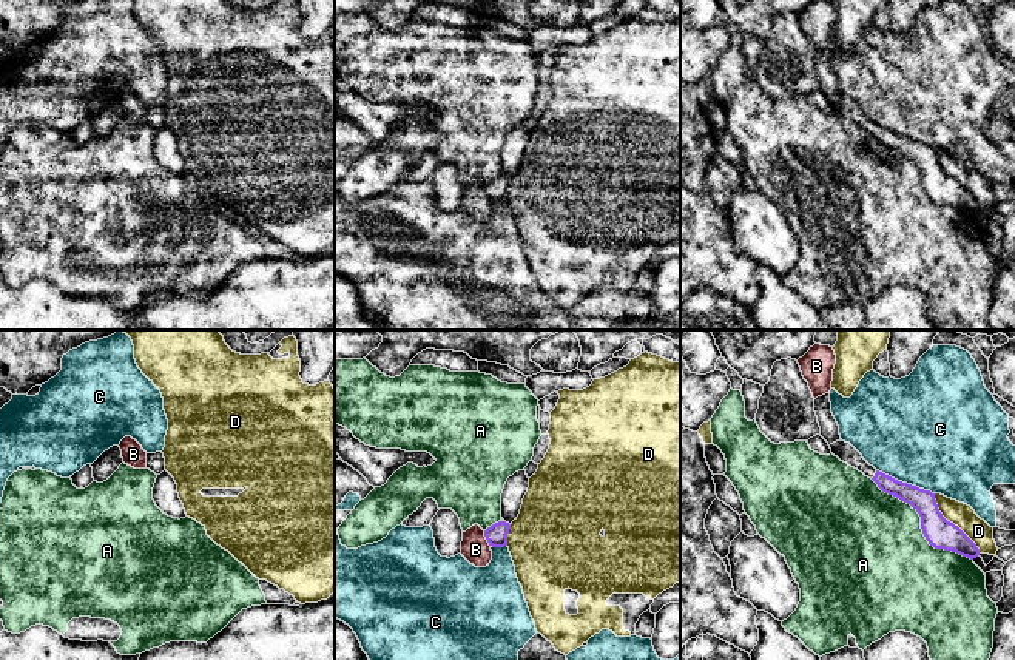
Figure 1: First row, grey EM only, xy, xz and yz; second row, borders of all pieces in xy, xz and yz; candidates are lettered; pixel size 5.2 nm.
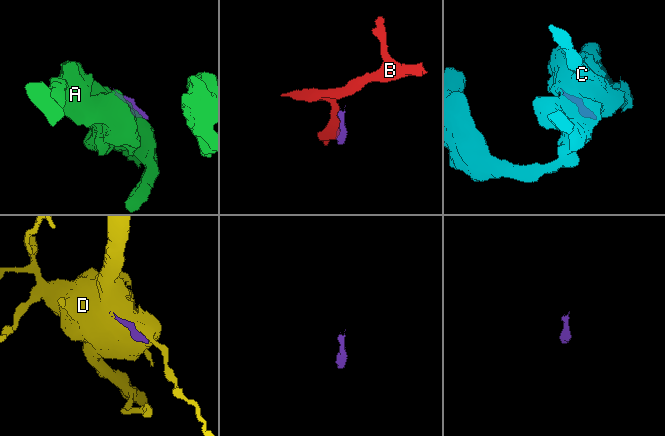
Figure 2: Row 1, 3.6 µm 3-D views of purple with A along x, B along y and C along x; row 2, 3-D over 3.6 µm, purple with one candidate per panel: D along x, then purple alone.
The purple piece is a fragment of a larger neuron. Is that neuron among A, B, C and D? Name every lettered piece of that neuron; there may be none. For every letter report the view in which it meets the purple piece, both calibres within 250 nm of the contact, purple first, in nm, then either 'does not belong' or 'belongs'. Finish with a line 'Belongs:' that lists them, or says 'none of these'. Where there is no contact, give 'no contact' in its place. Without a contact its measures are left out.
A: meets purple in yz; 160 nm thick on the purple side, 500 nm on the other; does not belong
B: meets purple in xz; 110 nm thick on the purple side, 150 nm on the other; does not belong
C: meets purple in yz; 130 nm thick on the purple side, 500 nm on the other; does not belong
D: meets purple in yz; 160 nm thick on the purple side, 120 nm on the other; does not belong
Belongs: none of these

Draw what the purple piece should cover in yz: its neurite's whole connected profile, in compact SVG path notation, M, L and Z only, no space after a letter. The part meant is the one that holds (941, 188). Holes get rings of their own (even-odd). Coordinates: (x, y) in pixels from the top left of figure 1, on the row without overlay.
M836 96L830 99L830 103L841 116L872 133L882 146L910 159L921 171L921 184L930 200L956 207L970 214L980 210L976 199L958 180L942 171L935 148L876 125L850 97Z

